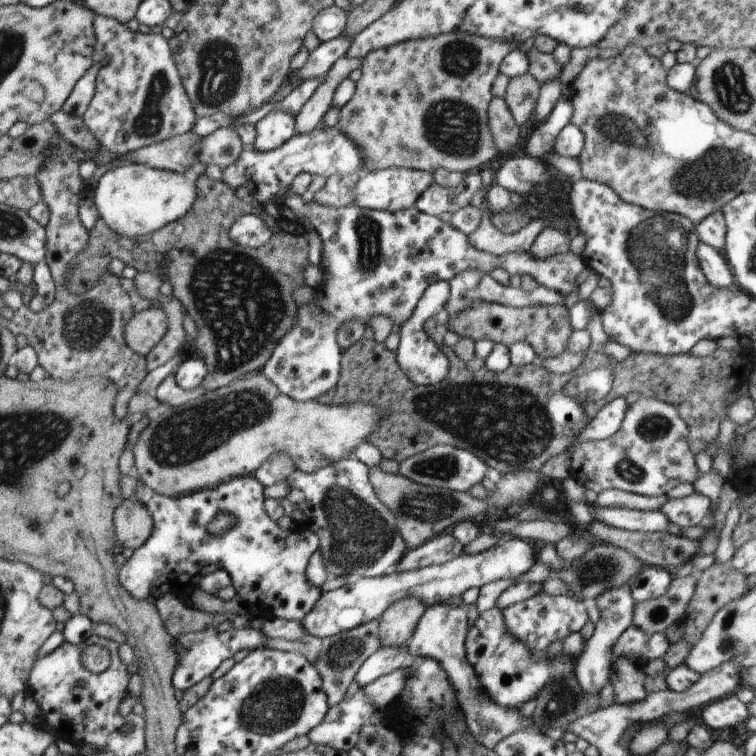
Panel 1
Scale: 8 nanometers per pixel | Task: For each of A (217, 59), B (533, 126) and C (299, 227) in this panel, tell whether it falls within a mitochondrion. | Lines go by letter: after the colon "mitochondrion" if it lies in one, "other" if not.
A: mitochondrion
B: other
C: other

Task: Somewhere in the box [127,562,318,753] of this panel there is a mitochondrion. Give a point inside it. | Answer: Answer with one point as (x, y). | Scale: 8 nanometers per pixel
(272, 707)

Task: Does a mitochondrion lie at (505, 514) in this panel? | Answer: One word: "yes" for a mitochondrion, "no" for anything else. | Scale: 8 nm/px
no

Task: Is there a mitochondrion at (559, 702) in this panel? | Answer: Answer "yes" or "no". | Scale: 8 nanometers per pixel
yes

